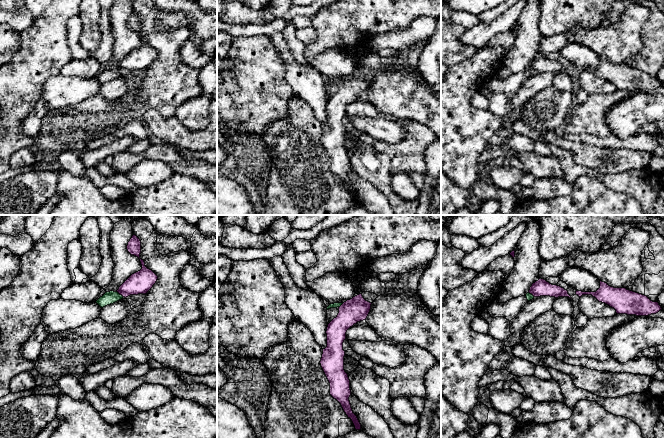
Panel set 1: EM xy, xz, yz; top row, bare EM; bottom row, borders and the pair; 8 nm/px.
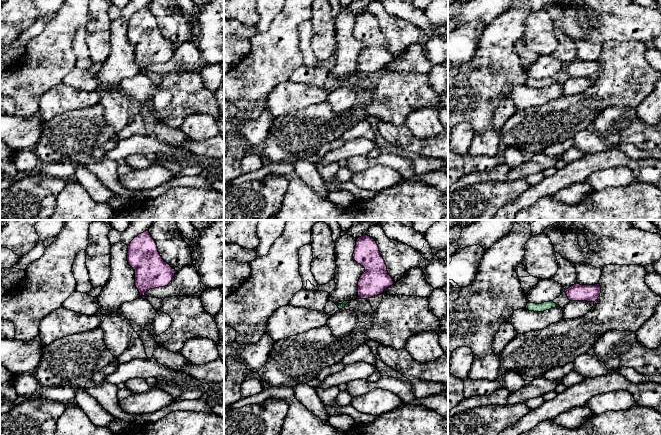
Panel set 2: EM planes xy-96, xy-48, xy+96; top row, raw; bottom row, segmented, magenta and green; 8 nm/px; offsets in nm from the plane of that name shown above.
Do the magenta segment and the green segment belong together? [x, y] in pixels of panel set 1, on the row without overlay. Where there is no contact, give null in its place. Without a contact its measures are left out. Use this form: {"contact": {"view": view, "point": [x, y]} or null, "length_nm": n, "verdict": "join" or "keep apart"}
{"contact": {"view": "xy", "point": [120, 70]}, "length_nm": 70, "verdict": "keep apart"}

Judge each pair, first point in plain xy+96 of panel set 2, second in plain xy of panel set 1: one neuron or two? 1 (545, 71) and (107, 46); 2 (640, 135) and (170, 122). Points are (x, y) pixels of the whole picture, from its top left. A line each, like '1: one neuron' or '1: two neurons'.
1: two neurons
2: one neuron

